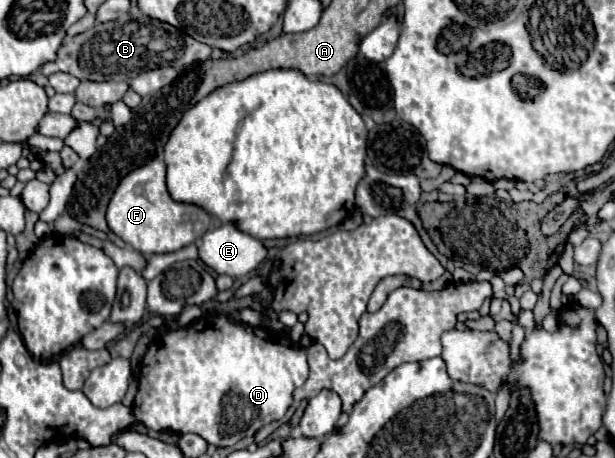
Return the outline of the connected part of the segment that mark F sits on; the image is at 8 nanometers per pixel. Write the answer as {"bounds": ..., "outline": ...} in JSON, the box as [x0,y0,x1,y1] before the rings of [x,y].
{"bounds":[108,160,210,254],"outline":[[[152,160],[128,172],[116,186],[108,210],[108,228],[120,236],[128,246],[142,254],[176,252],[198,240],[210,224],[210,214],[192,204],[174,202],[166,190],[166,166],[162,160]]]}

